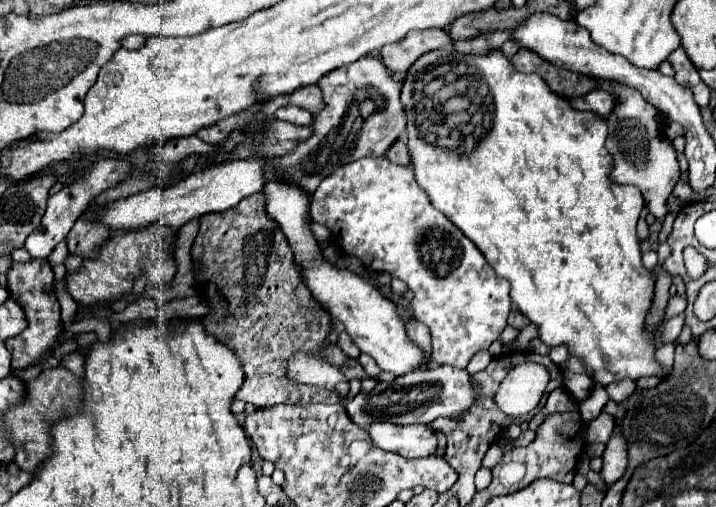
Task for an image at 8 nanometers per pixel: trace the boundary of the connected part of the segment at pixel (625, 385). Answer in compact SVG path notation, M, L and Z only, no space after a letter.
M624 378L624 380L618 380L618 382L612 382L612 384L608 384L606 386L606 392L608 392L608 396L612 398L612 400L616 400L616 402L623 402L633 394L636 390L636 382L634 380L630 380L630 378Z

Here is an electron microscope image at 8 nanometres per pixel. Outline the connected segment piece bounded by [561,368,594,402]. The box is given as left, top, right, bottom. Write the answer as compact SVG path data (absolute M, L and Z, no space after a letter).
M561 368L562 374L564 374L564 388L574 396L578 398L580 402L586 400L594 388L594 382L592 378L586 378L586 374L572 374L567 369Z

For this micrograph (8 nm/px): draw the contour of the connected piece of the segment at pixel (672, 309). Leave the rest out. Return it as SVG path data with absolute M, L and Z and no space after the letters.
M672 296L672 298L668 300L668 306L666 306L666 310L664 310L664 316L666 316L666 318L674 318L674 316L678 316L680 312L684 312L684 308L686 308L686 296Z

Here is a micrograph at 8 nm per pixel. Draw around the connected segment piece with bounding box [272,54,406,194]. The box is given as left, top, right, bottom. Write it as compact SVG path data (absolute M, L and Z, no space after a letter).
M366 54L348 66L330 70L318 80L324 92L326 108L314 114L314 134L302 142L292 154L272 158L278 178L296 182L308 194L314 194L320 180L346 162L354 162L364 156L384 156L390 144L404 132L406 118L402 116L400 84L392 80L386 66Z

